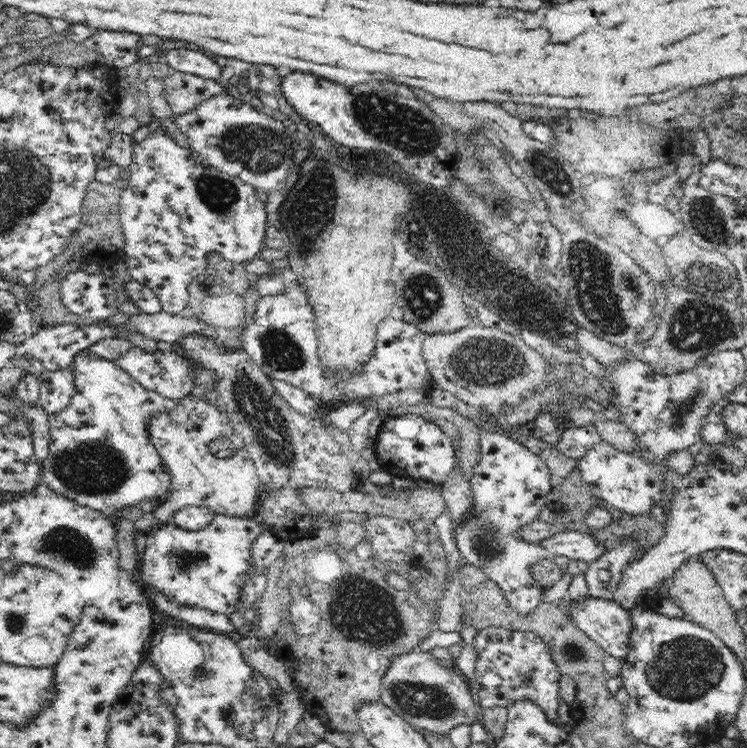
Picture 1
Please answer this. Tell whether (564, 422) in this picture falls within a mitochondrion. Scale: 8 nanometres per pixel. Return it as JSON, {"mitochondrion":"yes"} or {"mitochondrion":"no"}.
{"mitochondrion":"no"}

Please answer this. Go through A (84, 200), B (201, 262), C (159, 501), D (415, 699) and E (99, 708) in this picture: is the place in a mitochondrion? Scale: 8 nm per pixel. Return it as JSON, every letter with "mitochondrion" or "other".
{"A":"other","B":"other","C":"other","D":"mitochondrion","E":"other"}

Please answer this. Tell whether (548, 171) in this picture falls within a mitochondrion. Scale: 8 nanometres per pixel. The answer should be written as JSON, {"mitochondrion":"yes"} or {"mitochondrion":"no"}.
{"mitochondrion":"yes"}

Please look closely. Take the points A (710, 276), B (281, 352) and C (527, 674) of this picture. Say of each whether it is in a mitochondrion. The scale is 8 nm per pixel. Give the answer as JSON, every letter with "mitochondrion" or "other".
{"A":"mitochondrion","B":"mitochondrion","C":"mitochondrion"}

